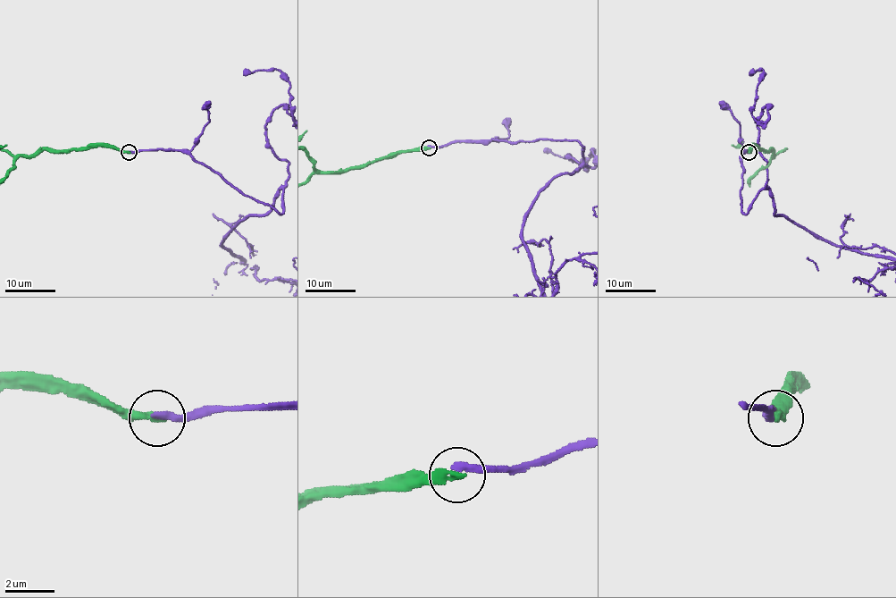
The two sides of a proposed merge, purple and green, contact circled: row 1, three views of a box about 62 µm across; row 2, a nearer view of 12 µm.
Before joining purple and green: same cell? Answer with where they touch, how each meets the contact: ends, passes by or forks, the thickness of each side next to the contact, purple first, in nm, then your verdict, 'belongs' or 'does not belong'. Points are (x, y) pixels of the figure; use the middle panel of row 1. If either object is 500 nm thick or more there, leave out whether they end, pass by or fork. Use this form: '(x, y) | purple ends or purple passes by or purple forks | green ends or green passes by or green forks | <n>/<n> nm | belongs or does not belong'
(429, 147) | purple ends | green ends | 320/320 nm | does not belong

